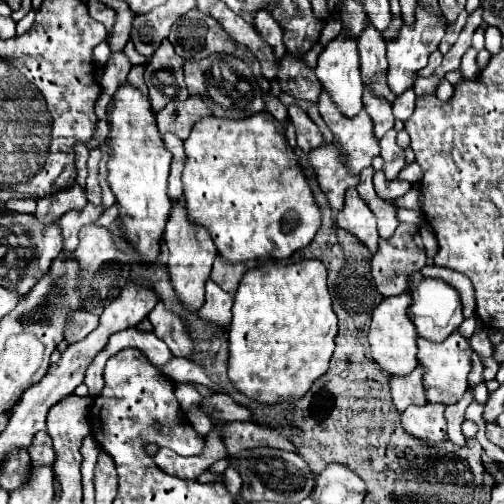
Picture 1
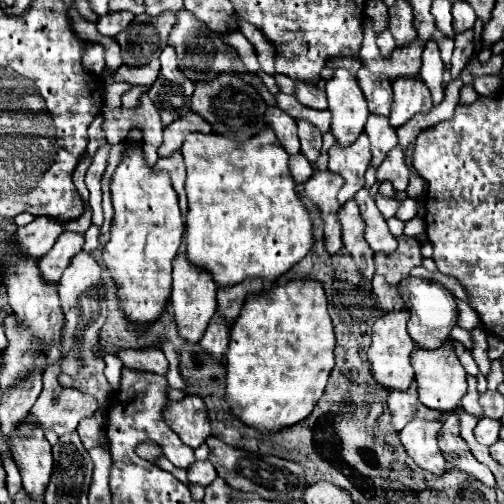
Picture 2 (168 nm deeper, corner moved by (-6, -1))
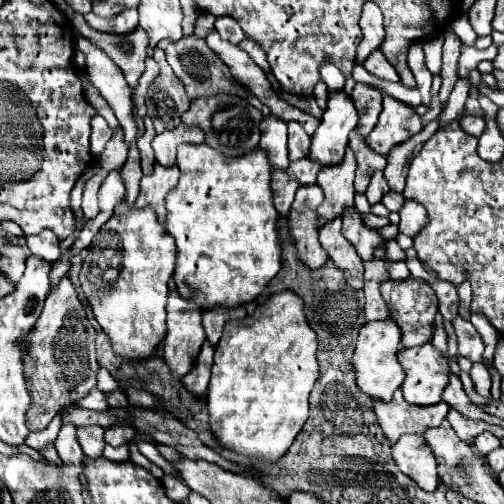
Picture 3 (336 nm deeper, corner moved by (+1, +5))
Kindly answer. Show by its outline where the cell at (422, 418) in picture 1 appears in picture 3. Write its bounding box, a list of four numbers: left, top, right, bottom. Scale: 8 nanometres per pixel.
[391,434,439,492]

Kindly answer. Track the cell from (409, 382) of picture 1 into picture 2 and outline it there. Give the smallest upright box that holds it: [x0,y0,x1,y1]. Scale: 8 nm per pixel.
[386,386,442,432]

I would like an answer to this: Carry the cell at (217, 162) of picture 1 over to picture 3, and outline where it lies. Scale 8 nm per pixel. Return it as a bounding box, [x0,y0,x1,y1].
[165,144,281,308]

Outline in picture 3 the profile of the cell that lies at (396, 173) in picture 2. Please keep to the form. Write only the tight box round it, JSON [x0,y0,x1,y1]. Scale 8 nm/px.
[367,170,389,204]

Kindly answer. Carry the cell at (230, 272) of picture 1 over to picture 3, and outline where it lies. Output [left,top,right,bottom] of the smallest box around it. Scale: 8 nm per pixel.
[203,306,245,346]

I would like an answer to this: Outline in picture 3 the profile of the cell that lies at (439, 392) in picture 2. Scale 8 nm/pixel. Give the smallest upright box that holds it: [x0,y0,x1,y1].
[399,342,451,406]

